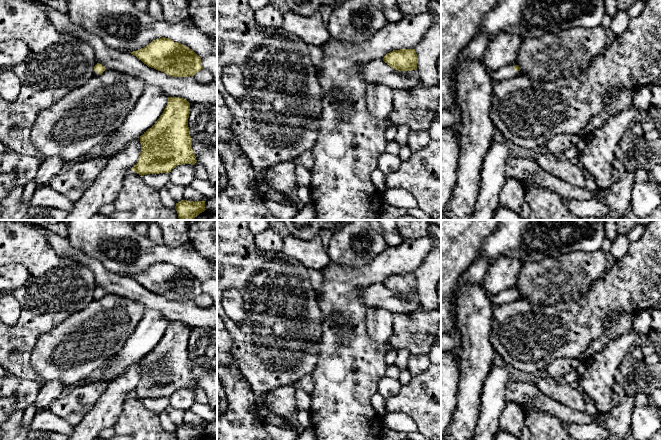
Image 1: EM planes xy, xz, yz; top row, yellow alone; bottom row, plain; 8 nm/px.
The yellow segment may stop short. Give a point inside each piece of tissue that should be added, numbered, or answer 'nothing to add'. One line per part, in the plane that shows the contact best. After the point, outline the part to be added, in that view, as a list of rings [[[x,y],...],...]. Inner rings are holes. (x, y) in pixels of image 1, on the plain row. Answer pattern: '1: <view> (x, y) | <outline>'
1: yz (505, 296) | [[[515,288],[503,290],[498,294],[490,297],[491,303],[494,306],[499,306],[520,299],[520,295],[514,293]]]

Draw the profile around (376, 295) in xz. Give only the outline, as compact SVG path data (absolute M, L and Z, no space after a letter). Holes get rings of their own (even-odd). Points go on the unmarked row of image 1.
M380 282L361 288L360 296L367 308L382 308L393 314L413 313L421 310L421 302L417 293L398 295L391 292Z

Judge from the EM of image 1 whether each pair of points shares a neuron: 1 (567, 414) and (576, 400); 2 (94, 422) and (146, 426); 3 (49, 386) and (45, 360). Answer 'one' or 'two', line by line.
1: two
2: two
3: two

